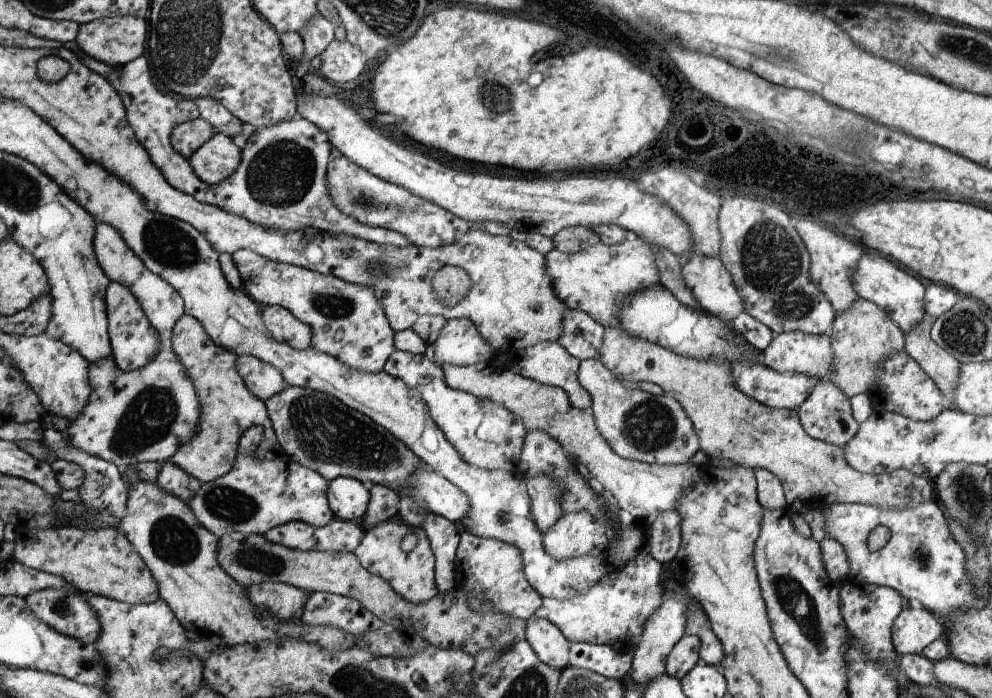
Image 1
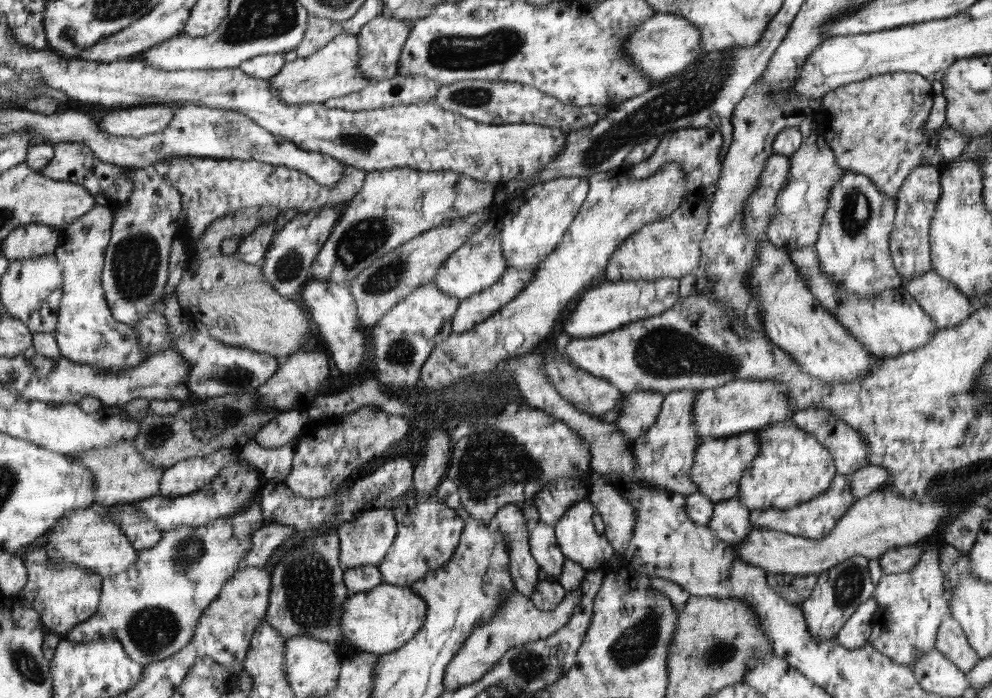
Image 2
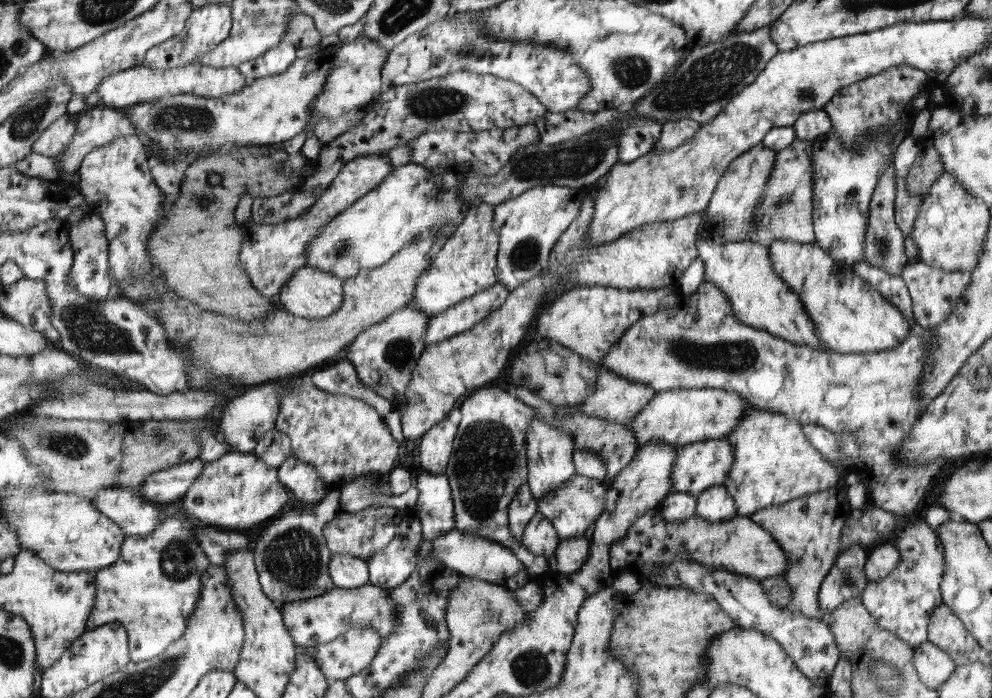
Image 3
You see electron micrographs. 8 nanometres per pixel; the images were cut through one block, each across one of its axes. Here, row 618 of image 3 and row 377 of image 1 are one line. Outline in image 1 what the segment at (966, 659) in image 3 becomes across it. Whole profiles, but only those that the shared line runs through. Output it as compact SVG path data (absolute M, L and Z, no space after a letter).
M925 315L922 322L904 336L905 353L935 383L937 390L940 390L943 409L957 409L954 405L954 388L958 383L960 362L931 340L931 320L933 319Z

